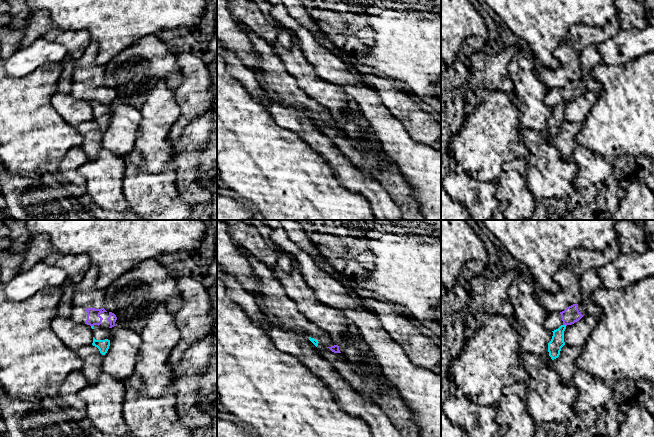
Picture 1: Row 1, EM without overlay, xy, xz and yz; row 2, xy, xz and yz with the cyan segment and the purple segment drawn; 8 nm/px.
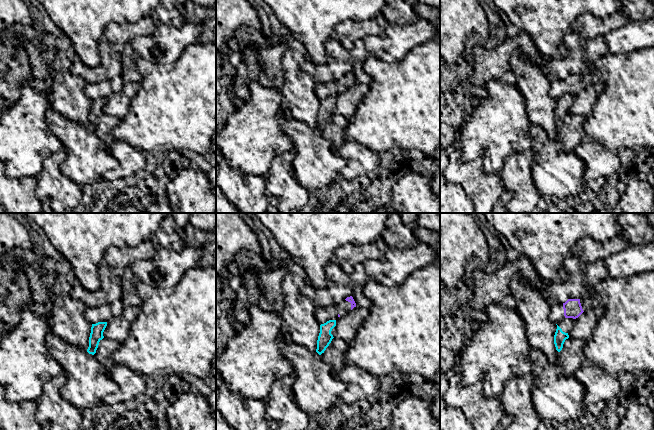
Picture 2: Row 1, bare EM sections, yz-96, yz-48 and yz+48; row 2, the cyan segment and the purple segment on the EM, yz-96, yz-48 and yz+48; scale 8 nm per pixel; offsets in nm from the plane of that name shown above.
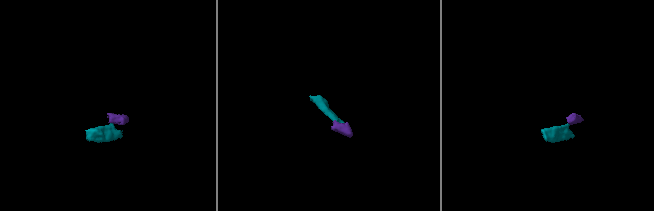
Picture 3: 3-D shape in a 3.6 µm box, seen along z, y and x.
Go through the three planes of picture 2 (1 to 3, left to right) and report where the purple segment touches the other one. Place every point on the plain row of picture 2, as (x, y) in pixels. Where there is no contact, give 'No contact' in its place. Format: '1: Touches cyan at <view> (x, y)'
1: No contact
2: No contact
3: No contact

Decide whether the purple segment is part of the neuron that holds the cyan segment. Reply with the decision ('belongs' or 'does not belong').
does not belong

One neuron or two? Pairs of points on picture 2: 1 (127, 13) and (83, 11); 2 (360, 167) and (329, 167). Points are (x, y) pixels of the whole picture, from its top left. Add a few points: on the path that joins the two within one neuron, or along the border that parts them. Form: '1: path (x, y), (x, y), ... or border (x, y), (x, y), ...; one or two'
1: path (116, 11), (94, 11); one
2: border (336, 151), (346, 161), (346, 179); two

